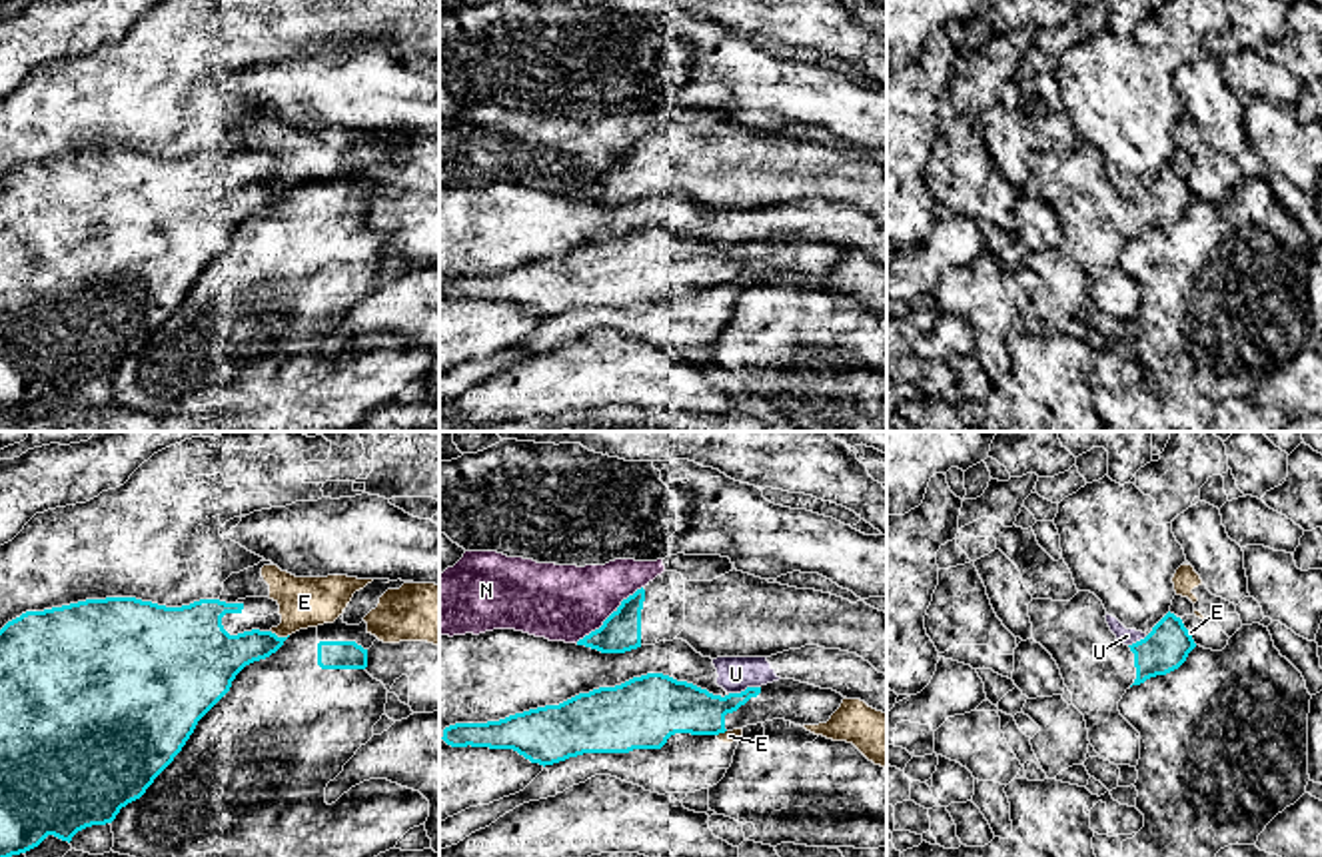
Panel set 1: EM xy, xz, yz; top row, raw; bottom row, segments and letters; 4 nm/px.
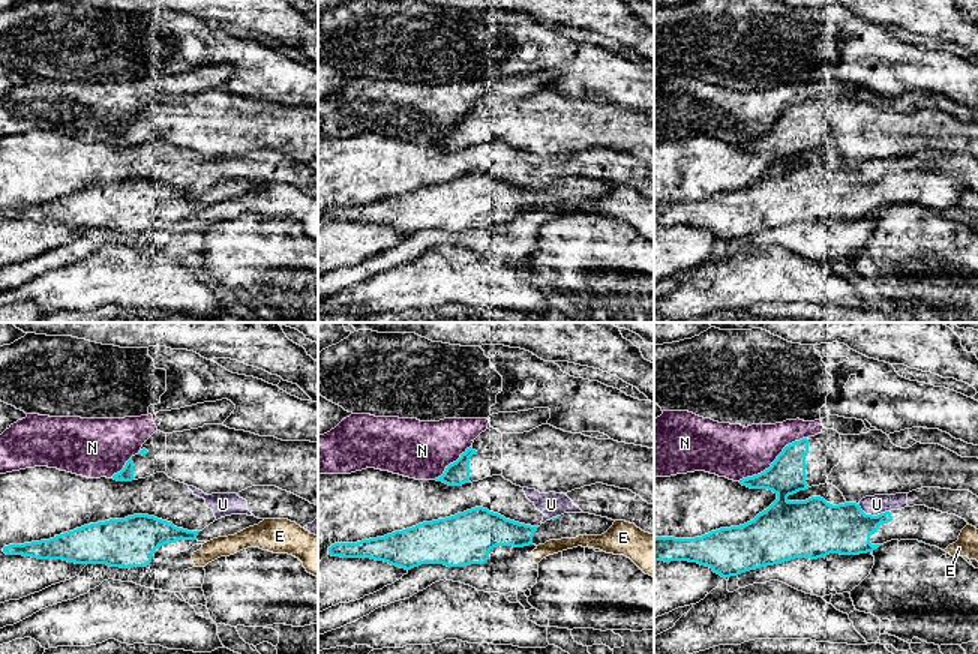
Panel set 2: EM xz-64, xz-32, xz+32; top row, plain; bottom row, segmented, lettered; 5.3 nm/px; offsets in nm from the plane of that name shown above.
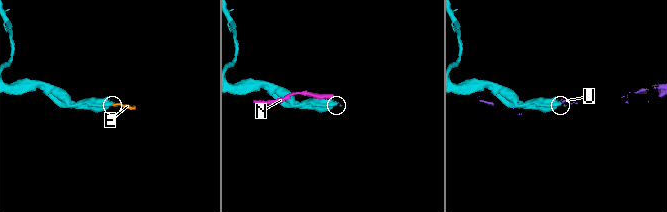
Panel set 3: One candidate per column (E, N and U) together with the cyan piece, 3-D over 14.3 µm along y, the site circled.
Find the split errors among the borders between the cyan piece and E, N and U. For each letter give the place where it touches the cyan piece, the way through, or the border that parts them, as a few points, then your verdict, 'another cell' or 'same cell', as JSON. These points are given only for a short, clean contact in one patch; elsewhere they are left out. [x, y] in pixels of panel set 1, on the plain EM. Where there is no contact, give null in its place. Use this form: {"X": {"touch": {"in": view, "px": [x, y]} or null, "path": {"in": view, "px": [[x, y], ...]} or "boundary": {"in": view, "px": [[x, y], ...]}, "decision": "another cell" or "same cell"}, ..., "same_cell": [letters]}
{"E": {"touch": {"in": "xy", "px": [280, 190]}, "boundary": {"in": "xy", "px": [[270, 184], [288, 188]]}, "decision": "another cell"}, "N": {"touch": {"in": "xz", "px": [610, 168]}, "decision": "another cell"}, "U": {"touch": {"in": "xz", "px": [745, 242]}, "decision": "another cell"}, "same_cell": []}

